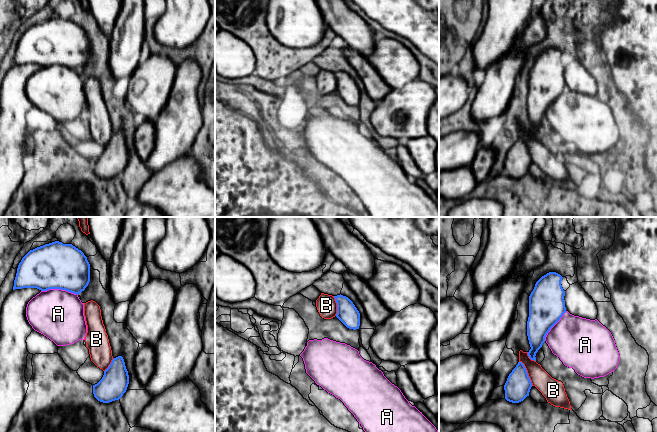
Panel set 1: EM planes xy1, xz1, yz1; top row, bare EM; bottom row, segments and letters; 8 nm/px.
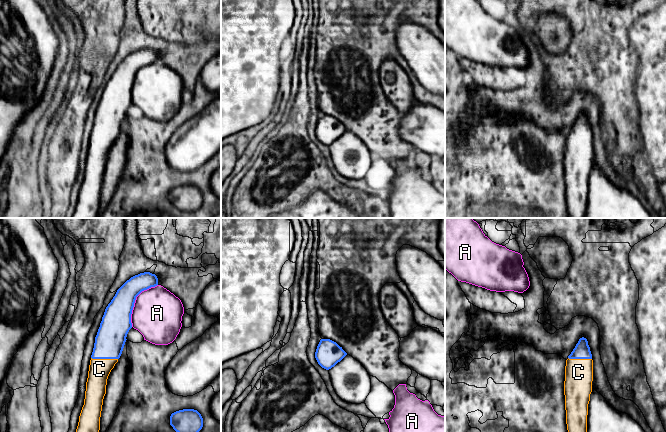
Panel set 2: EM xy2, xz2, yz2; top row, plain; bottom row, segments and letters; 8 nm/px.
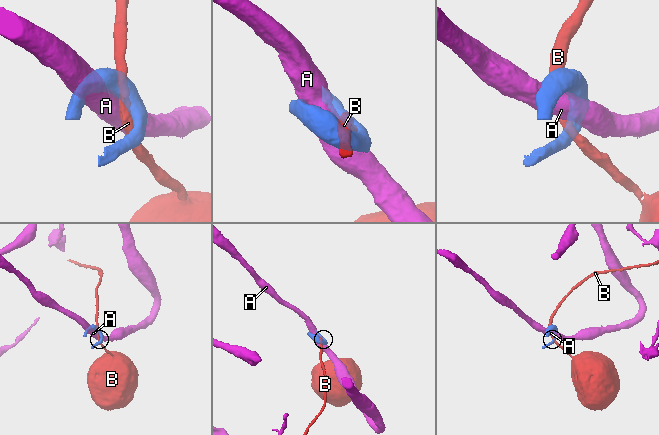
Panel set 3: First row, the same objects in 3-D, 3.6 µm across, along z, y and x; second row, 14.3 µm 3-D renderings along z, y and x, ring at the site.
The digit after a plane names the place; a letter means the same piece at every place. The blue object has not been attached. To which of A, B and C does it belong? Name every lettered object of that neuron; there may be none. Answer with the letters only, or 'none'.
C

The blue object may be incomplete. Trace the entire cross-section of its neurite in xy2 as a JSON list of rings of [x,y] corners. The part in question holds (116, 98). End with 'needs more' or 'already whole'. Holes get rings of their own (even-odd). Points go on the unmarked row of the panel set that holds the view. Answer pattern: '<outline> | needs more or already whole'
[[[144,48],[135,51],[117,66],[106,83],[95,113],[84,181],[71,218],[98,218],[107,155],[122,130],[127,110],[132,104],[131,90],[136,73],[157,61],[155,50]]] | needs more

